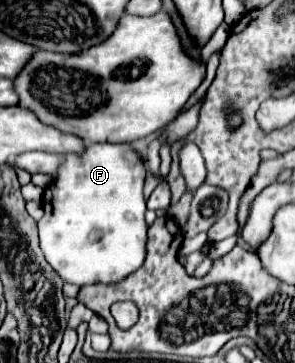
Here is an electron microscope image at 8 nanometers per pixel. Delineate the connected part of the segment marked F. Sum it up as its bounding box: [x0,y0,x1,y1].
[39,143,147,287]

